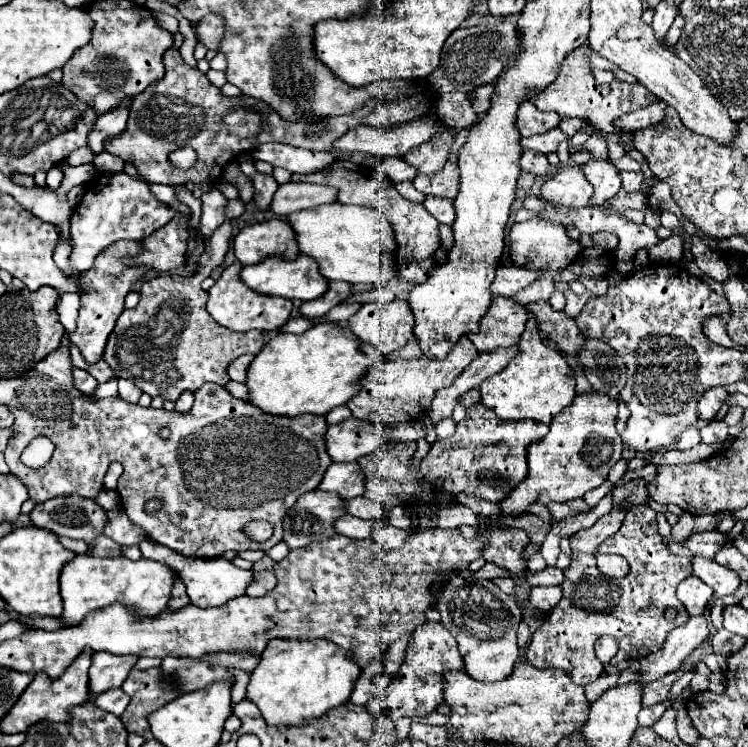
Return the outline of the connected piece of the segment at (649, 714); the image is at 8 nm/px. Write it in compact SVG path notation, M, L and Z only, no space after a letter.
M657 703L657 705L653 705L653 707L645 707L645 711L641 711L639 713L639 727L643 725L643 727L651 727L655 721L659 721L661 719L661 715L665 713L665 705L663 703Z

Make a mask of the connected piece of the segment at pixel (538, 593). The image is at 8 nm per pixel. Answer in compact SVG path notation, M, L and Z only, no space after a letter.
M533 587L529 601L537 609L549 613L561 601L561 587Z

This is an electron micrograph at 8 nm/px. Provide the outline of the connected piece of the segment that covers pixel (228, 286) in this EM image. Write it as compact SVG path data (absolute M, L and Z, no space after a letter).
M235 263L231 267L227 267L221 275L221 279L209 289L209 301L207 301L207 313L215 319L215 323L219 323L221 327L227 327L231 331L279 331L289 315L291 315L291 301L289 299L279 299L279 297L267 297L267 295L259 295L255 291L251 291L249 287L245 287L239 279L239 271L241 265Z

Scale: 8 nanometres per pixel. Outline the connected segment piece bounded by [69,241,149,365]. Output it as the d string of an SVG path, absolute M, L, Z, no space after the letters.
M117 241L115 245L107 247L97 259L93 269L89 269L87 273L79 275L81 285L87 289L85 295L81 295L81 307L79 307L79 317L77 317L77 329L69 335L71 343L75 347L79 347L83 359L93 365L97 361L103 359L103 351L105 351L105 343L109 333L115 327L117 317L121 315L123 307L123 299L125 295L131 291L131 287L137 283L137 279L141 279L141 275L145 271L149 271L147 267L125 267L121 257L129 257L129 255L137 255L137 251L141 251L141 243L139 241Z

